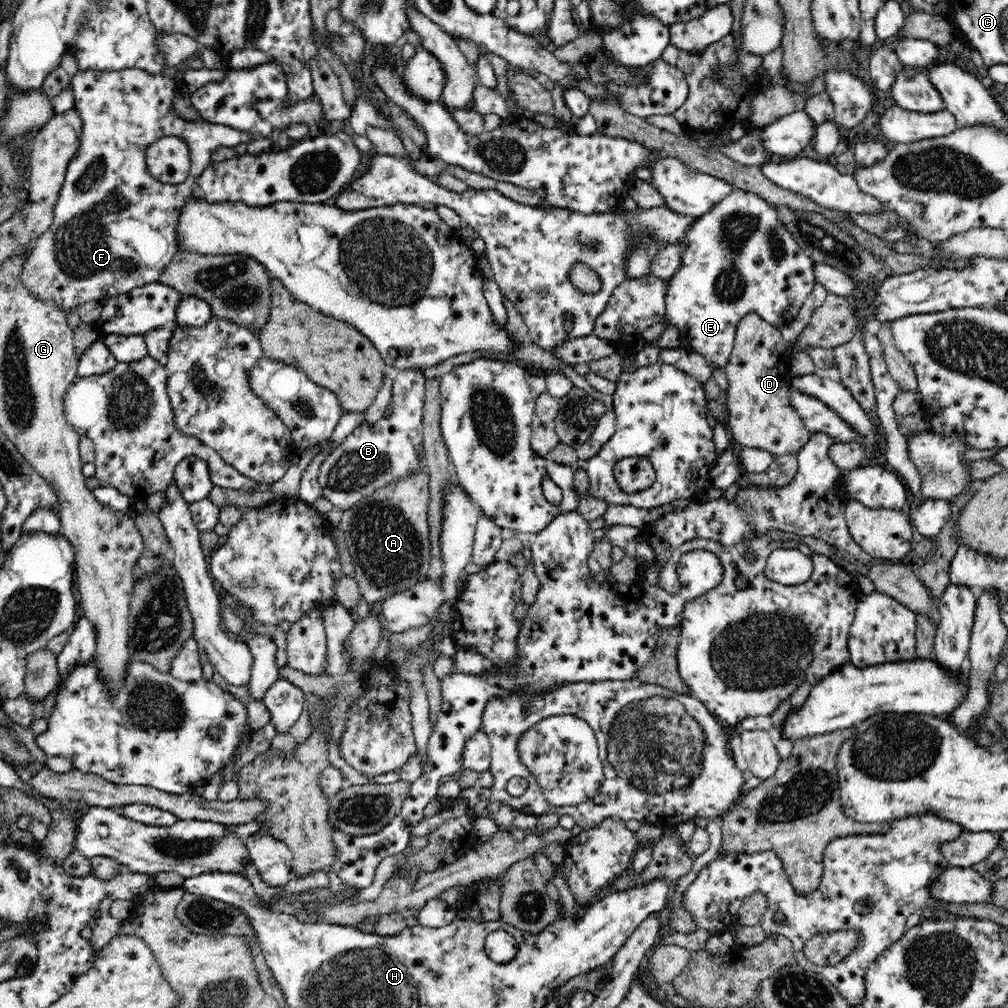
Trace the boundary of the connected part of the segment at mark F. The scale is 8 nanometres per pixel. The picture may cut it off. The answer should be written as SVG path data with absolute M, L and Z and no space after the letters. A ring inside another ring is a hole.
M127 68L122 70L111 71L95 71L95 70L79 70L71 78L71 89L73 90L73 97L75 100L75 109L78 111L80 118L83 122L82 134L80 136L80 146L76 151L74 157L72 157L71 163L68 164L65 174L65 179L56 201L54 212L54 218L52 225L48 232L44 232L37 238L31 245L32 250L28 254L28 260L23 266L23 282L24 287L28 287L28 291L32 291L32 295L36 295L38 299L45 300L45 302L53 302L58 308L61 308L64 312L68 310L77 309L80 305L87 303L88 301L104 301L120 296L120 294L126 294L130 290L134 290L137 287L146 286L148 284L158 283L161 272L164 267L175 258L177 252L180 250L176 238L176 228L178 228L178 219L180 219L180 211L183 209L185 202L192 196L193 186L196 179L208 168L208 164L212 161L212 152L216 148L235 148L242 142L252 142L257 136L253 136L249 132L242 132L236 130L231 126L224 126L220 124L214 124L206 121L194 121L184 120L178 118L173 112L172 101L176 93L187 94L185 90L185 84L182 78L176 78L175 75L168 75L162 72L158 74L150 74L146 70L140 70L139 68ZM164 137L177 137L187 145L190 153L190 170L189 175L184 182L180 184L168 184L157 181L148 170L147 160L145 153L147 148L154 144L157 140Z

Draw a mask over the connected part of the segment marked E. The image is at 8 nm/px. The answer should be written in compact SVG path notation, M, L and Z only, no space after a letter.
M734 189L708 213L696 217L682 243L685 246L682 265L668 280L665 319L688 340L694 353L704 357L711 371L716 368L722 371L728 365L737 326L744 316L754 313L774 326L784 325L798 314L817 284L813 266L817 259L796 243L778 219L776 207L770 207L764 198L754 192Z

